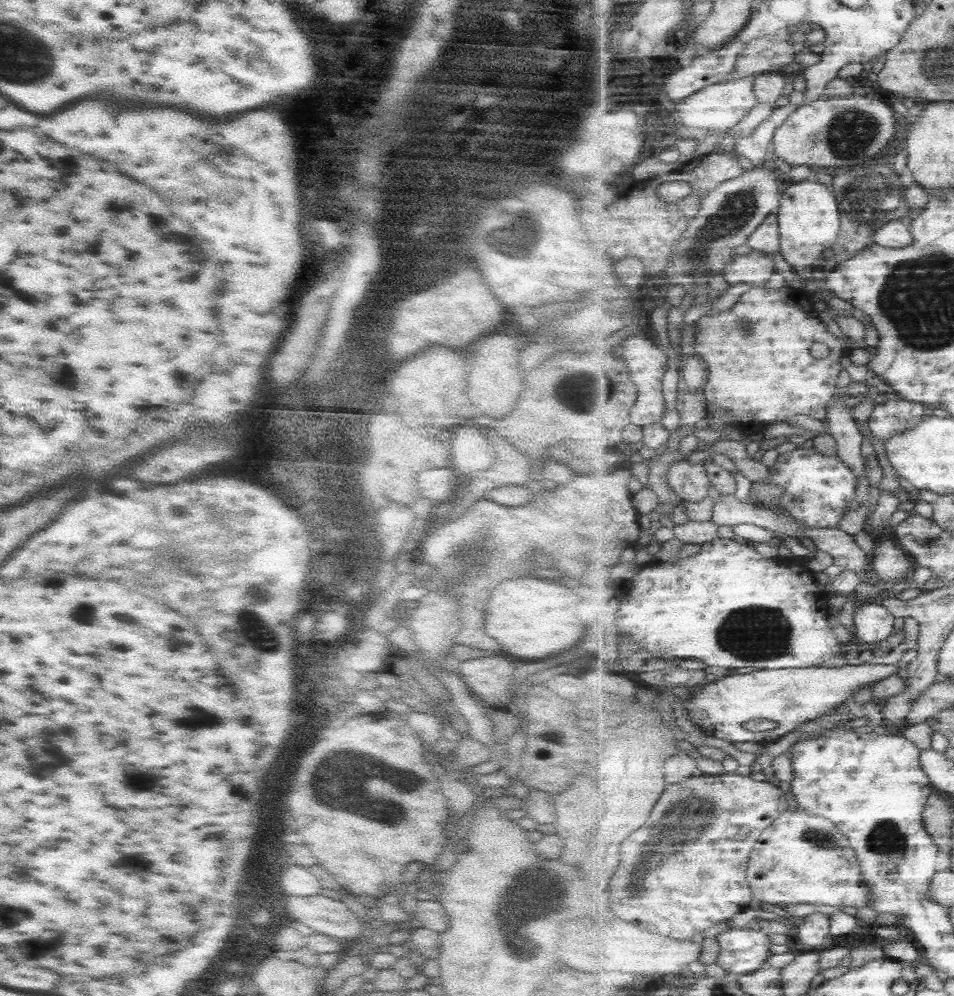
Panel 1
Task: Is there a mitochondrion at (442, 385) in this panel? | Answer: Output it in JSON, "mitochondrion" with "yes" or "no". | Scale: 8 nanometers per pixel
{"mitochondrion":"no"}

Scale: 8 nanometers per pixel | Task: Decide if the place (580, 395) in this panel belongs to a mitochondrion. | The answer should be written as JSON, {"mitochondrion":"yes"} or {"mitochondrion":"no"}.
{"mitochondrion":"yes"}

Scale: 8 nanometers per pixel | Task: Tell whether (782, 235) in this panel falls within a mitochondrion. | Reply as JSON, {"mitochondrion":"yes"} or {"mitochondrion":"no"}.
{"mitochondrion":"no"}

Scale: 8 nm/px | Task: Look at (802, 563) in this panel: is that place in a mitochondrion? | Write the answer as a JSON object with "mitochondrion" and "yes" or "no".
{"mitochondrion":"no"}

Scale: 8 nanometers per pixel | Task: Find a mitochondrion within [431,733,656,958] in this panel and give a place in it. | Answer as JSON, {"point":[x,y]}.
{"point":[514,913]}

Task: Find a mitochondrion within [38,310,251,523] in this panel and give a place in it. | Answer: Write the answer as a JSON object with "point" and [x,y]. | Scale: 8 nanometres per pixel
{"point":[65,376]}

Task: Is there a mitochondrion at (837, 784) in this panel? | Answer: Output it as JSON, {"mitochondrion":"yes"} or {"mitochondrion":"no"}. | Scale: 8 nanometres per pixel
{"mitochondrion":"no"}

